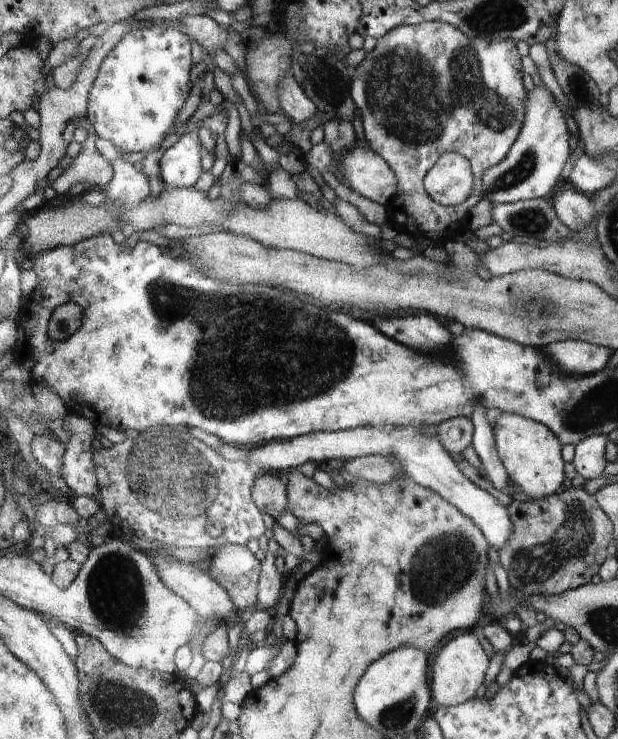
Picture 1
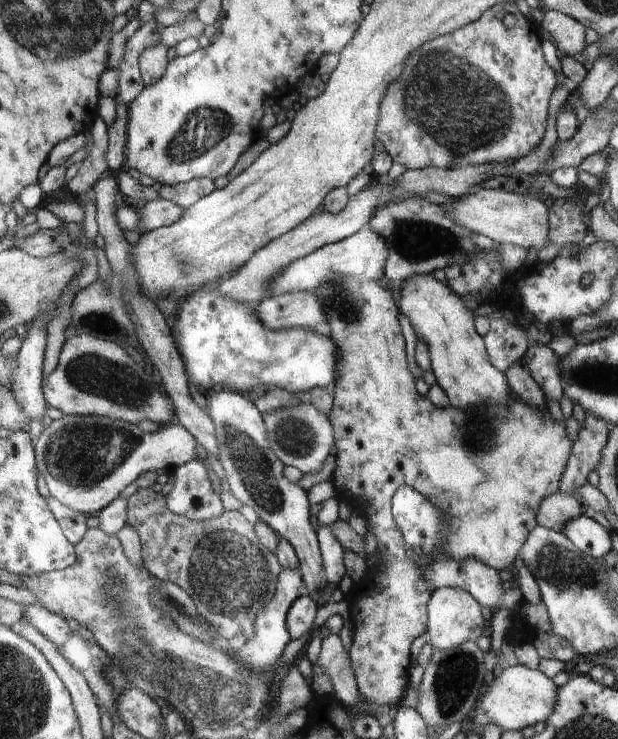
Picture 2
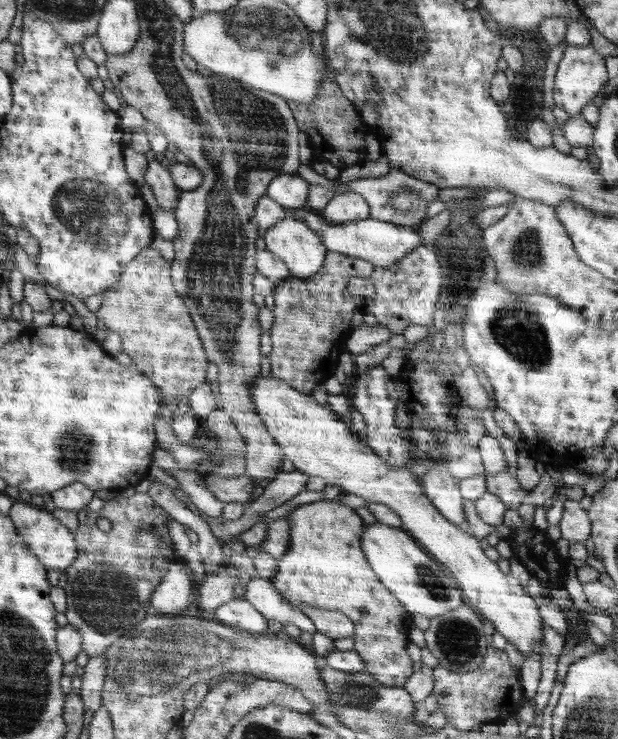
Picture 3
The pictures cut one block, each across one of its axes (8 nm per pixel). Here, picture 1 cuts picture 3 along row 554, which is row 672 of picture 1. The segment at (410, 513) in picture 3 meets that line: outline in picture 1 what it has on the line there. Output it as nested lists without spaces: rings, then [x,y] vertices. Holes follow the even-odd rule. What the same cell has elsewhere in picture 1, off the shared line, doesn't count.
[[[469,632],[457,633],[448,641],[448,644],[434,652],[435,666],[432,667],[433,683],[432,692],[438,705],[451,707],[474,698],[476,690],[482,684],[484,672],[490,664],[490,658],[482,650],[478,638]]]

